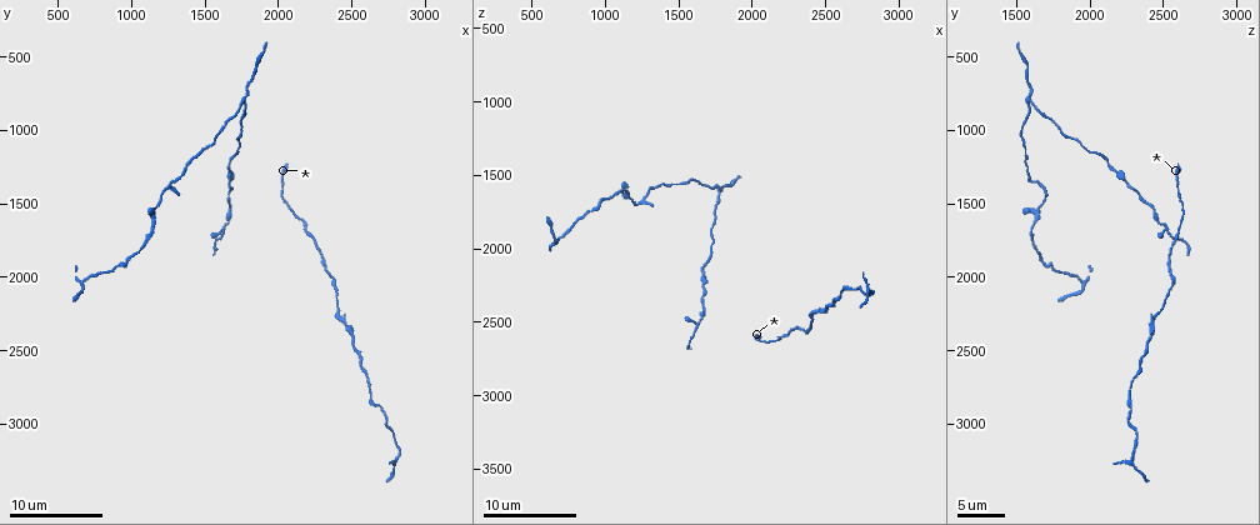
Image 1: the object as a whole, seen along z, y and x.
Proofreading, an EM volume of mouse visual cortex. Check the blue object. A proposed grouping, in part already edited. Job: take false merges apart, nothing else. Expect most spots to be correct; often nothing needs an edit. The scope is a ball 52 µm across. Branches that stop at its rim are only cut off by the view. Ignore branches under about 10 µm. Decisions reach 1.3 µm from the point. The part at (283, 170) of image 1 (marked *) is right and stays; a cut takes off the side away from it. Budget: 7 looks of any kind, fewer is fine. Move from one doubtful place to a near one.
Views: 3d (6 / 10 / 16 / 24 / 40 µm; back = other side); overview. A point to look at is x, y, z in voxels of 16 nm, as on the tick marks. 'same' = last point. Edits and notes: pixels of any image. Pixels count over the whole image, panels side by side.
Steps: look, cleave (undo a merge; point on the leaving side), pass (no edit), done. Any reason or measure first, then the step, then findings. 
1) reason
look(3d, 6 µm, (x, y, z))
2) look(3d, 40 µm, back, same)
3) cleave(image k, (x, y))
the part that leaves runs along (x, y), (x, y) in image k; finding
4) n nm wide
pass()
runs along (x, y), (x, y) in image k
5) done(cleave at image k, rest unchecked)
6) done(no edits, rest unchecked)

three-way junction
look(3d, 10 µm, (1780, 840, 1600))

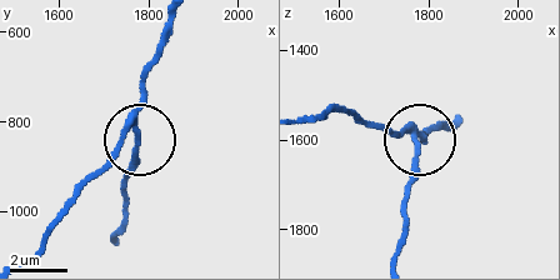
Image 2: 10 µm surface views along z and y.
cleave(image 2, (133, 153))
the part that leaves runs along (138, 120), (138, 154), (116, 238) in image 2; two neurons meet here

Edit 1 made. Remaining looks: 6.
look(overview)

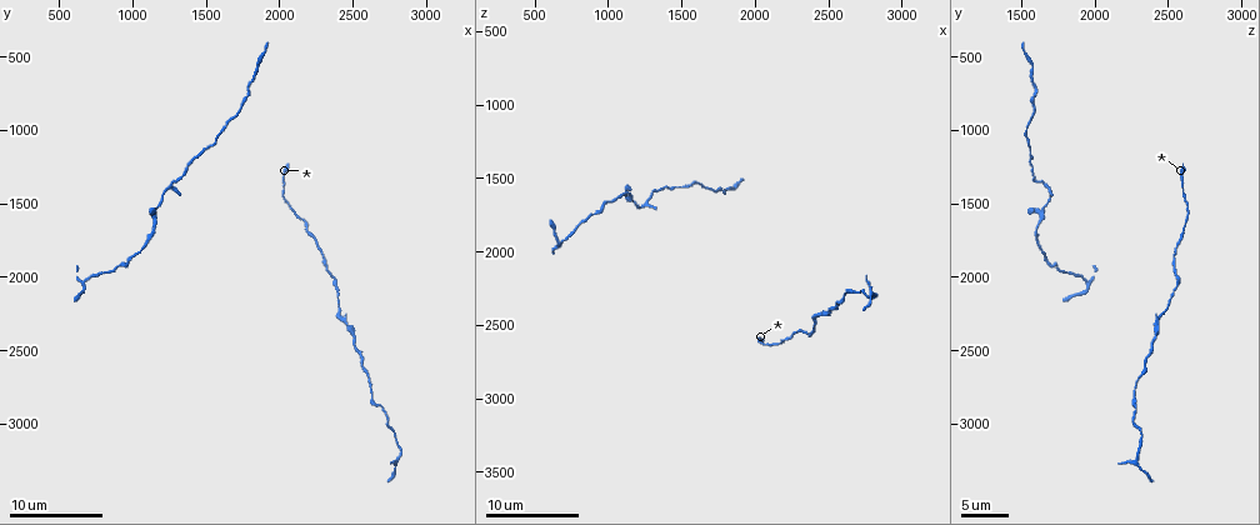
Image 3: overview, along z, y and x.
calibre changes
look(3d, 10 µm, (1240, 1380, 1700))

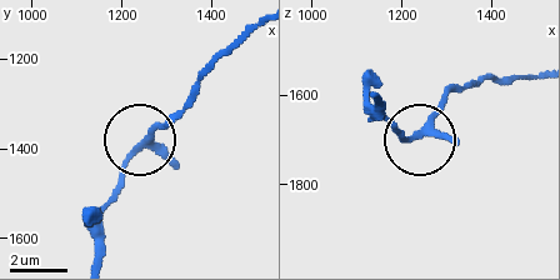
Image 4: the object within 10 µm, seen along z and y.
look(3d, 10 µm, back, (1235, 1395, 1690))

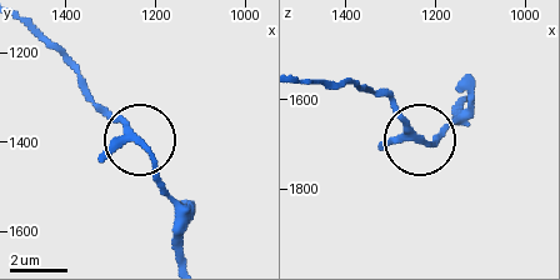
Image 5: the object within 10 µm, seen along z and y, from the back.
3 arms
pass()
continuous, no second neuron

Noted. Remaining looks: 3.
thick turns thin
look(3d, 6 µm, (1160, 1660, 1600))

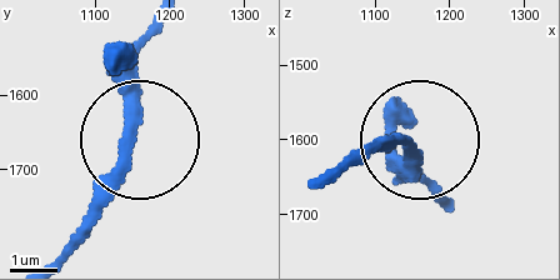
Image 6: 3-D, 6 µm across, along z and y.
pass()
continuous, no second neuron

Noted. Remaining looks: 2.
done(cleave at image 2, rest unchecked)

